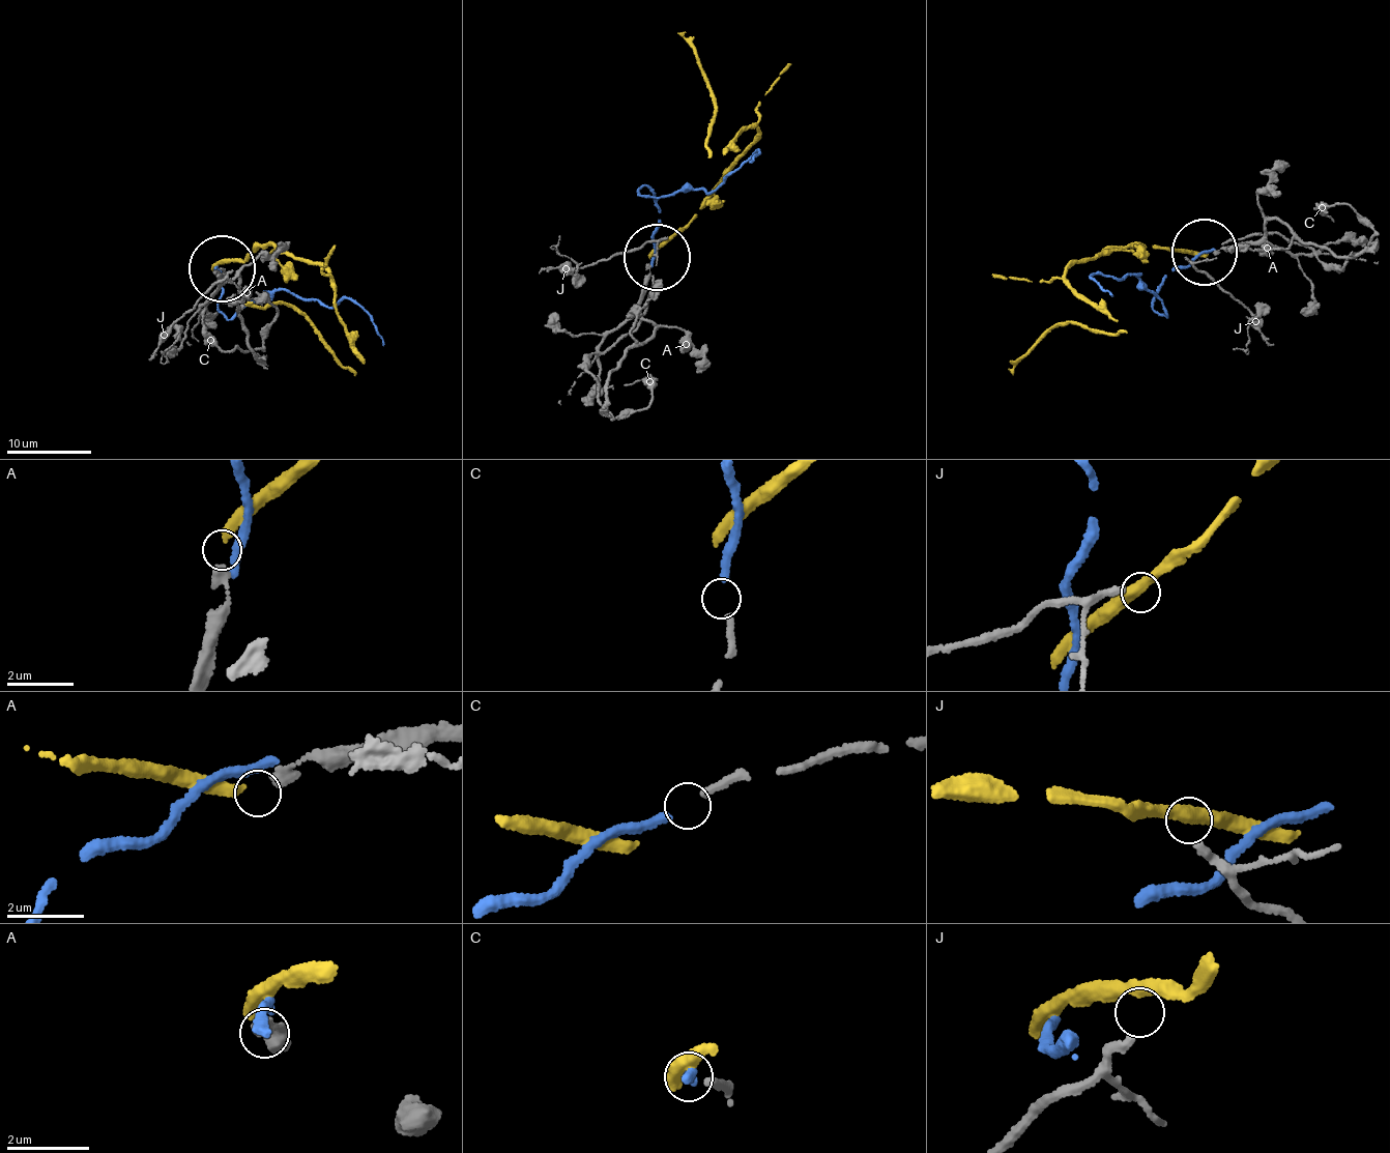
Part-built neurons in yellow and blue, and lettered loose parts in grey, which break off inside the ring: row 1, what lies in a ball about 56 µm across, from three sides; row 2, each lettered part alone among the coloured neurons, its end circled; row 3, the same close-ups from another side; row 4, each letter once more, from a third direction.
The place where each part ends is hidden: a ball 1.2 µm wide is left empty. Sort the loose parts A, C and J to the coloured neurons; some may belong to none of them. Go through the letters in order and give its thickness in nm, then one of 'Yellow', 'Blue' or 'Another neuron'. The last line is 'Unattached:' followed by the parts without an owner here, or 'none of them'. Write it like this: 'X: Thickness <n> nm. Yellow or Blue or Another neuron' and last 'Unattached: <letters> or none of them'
A: Thickness 280 nm. Yellow
C: Thickness 200 nm. Blue
J: Thickness 240 nm. Another neuron
Unattached: J

